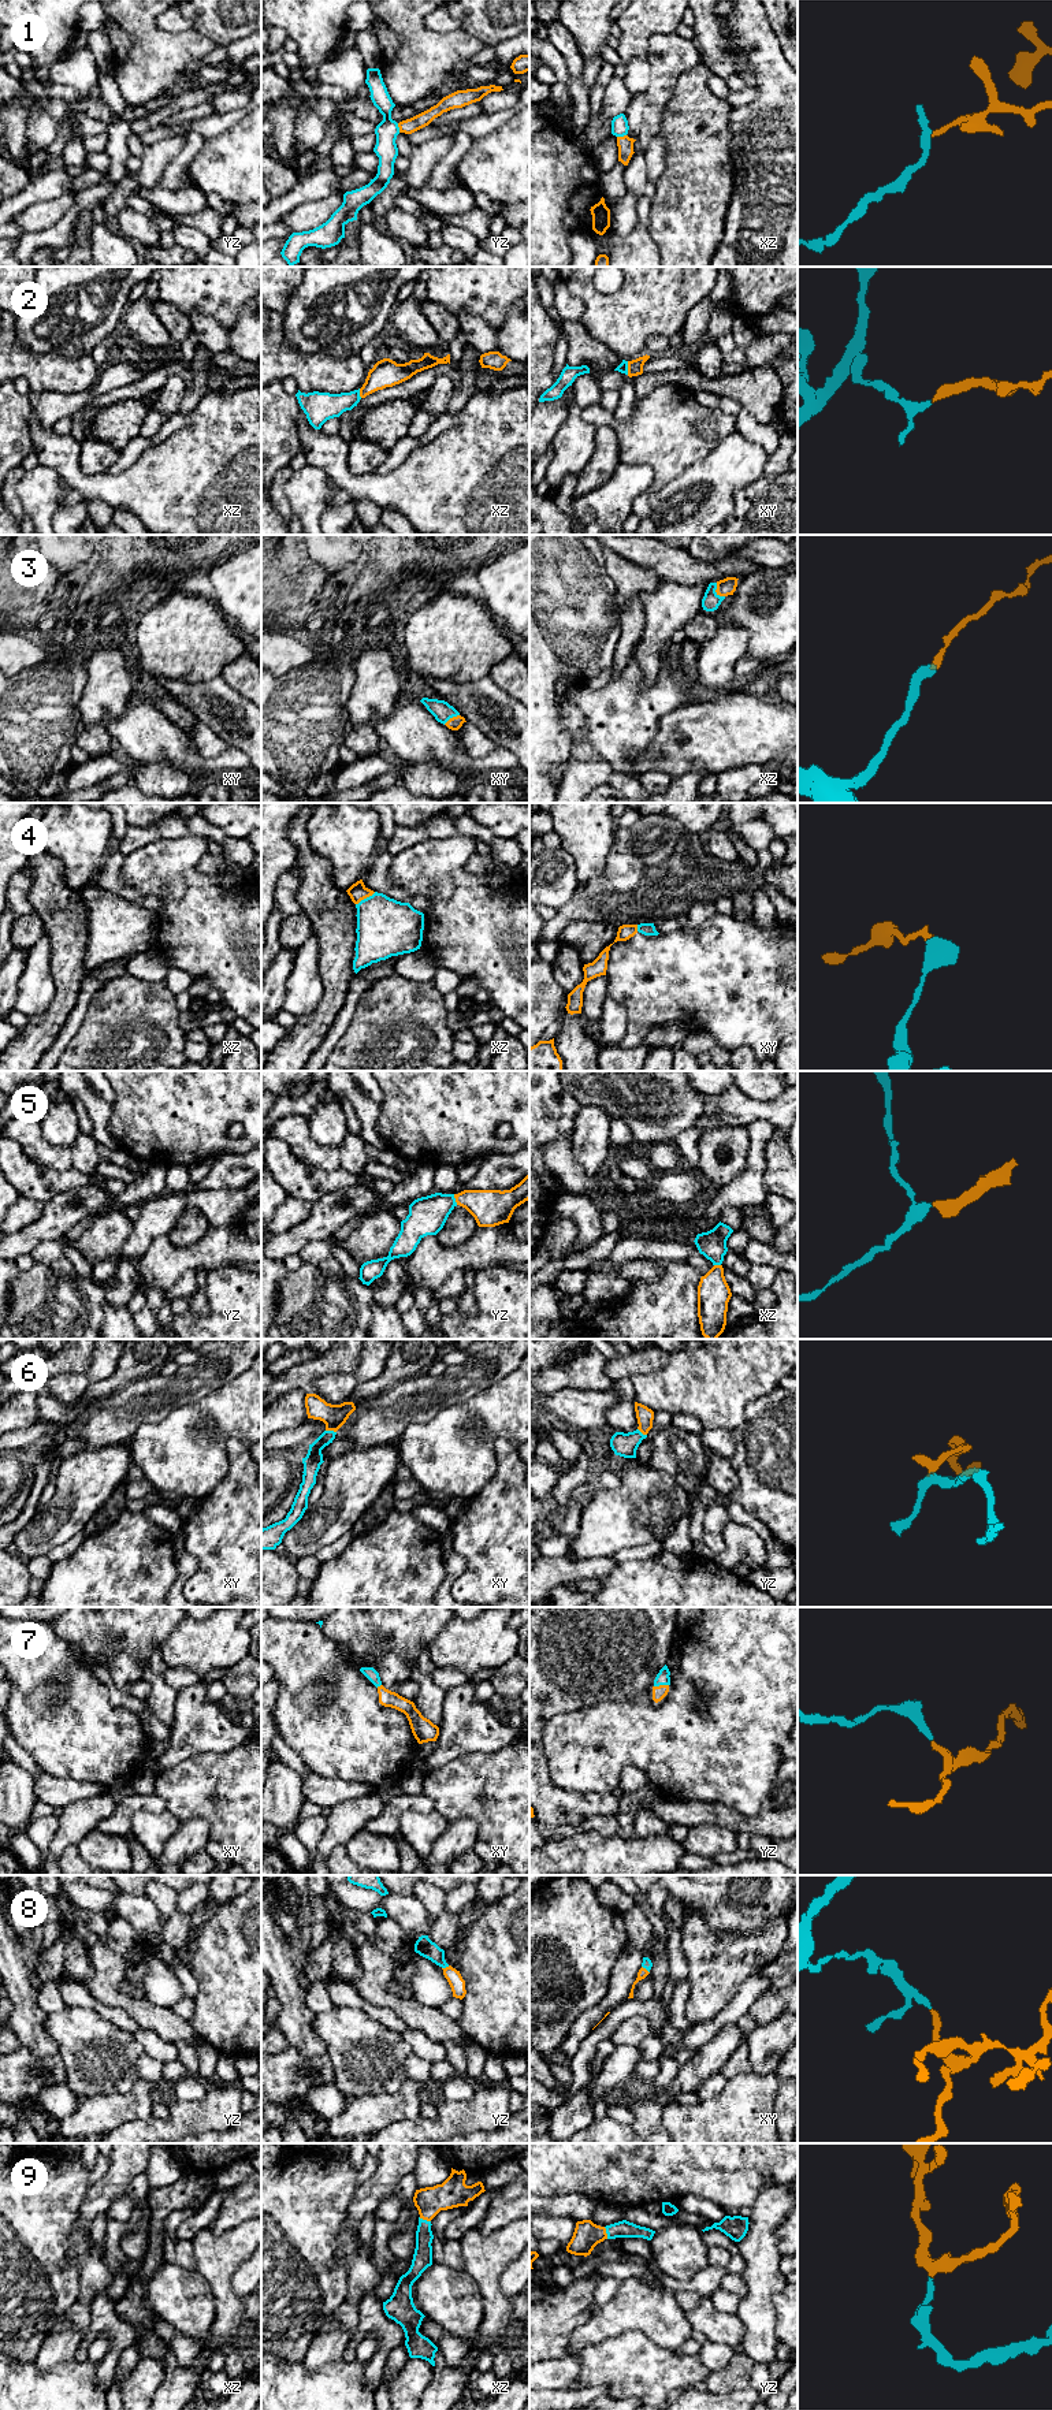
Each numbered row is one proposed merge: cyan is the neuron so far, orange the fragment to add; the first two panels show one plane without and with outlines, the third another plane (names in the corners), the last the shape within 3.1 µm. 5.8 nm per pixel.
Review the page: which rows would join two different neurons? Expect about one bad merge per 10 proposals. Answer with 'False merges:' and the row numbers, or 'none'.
False merges: 1

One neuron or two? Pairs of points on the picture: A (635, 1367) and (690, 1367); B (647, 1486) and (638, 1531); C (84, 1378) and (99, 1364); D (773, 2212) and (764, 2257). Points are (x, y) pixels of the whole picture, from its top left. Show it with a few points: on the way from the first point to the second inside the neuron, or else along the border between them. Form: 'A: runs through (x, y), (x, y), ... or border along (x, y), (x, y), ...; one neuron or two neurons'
A: border along (669, 1353), (669, 1358), (660, 1368), (631, 1378); two neurons
B: runs through (646, 1497), (645, 1507), (638, 1514), (638, 1520); one neuron
C: runs through (88, 1375), (95, 1368); one neuron
D: runs through (764, 2223), (764, 2246); one neuron

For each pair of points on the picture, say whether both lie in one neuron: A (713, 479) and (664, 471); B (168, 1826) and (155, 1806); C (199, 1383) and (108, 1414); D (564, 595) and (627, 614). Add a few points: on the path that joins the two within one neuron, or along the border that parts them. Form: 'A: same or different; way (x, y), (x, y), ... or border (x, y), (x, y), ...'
A: different; border (707, 454), (687, 467), (655, 493)
B: different; border (166, 1810), (138, 1811), (130, 1825)
C: same; way (177, 1390), (156, 1395), (130, 1408)
D: different; border (620, 601), (620, 639), (616, 644)

